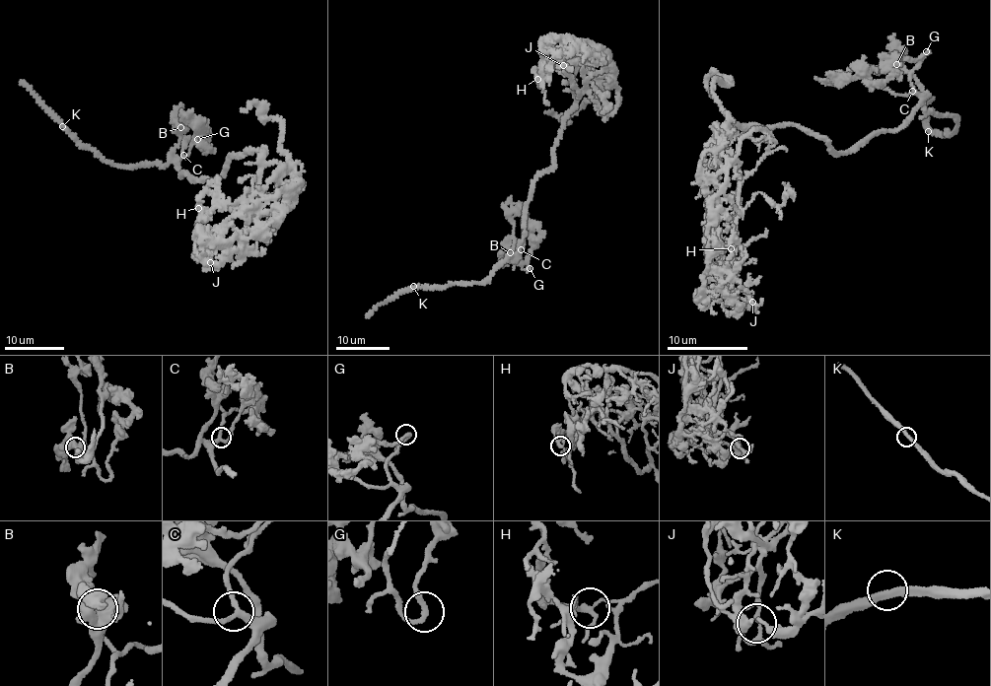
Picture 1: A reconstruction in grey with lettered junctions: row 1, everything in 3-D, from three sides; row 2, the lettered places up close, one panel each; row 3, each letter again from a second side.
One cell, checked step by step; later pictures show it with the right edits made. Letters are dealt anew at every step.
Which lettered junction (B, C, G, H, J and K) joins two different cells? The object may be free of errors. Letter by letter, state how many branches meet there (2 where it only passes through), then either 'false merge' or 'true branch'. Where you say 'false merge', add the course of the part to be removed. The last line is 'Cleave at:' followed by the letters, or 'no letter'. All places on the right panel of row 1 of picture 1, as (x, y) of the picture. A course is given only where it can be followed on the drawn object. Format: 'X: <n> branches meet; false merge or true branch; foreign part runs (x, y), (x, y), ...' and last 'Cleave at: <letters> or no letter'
B: 4 branches meet; true branch
C: 3 branches meet; true branch
G: 2 branches meet; true branch
H: 4 branches meet; false merge; foreign part runs (731, 248), (704, 234), (706, 148), (763, 129), (714, 199), (697, 299), (727, 310)
J: 4 branches meet; true branch
K: 2 branches meet; true branch
Cleave at: H

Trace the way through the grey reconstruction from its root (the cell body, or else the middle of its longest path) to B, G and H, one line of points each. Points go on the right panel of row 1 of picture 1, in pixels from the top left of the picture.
B: (837, 153), (849, 152), (878, 131), (895, 131), (919, 103), (925, 94), (896, 64)
G: (837, 153), (849, 152), (878, 131), (895, 131), (905, 124), (921, 101), (911, 71), (926, 51)
H: (837, 153), (795, 124), (727, 124), (717, 142), (740, 216), (704, 231), (731, 248)

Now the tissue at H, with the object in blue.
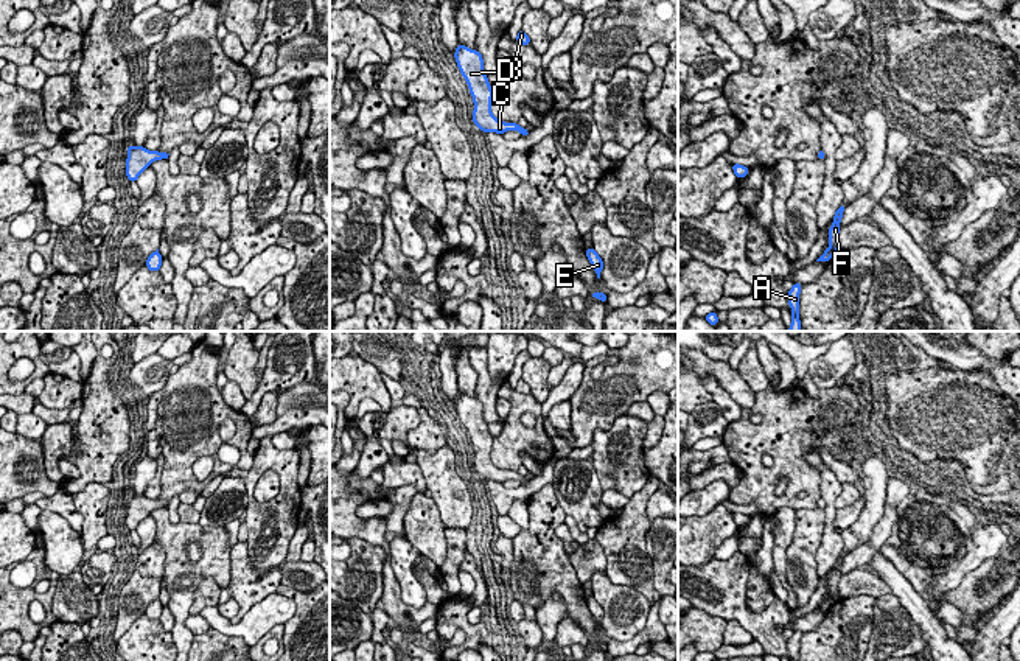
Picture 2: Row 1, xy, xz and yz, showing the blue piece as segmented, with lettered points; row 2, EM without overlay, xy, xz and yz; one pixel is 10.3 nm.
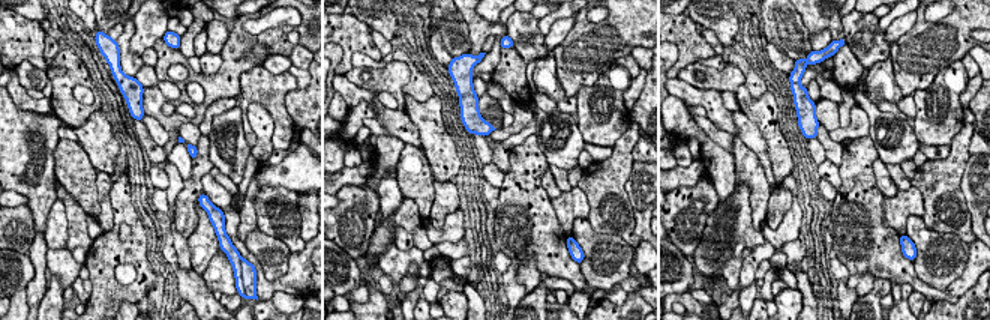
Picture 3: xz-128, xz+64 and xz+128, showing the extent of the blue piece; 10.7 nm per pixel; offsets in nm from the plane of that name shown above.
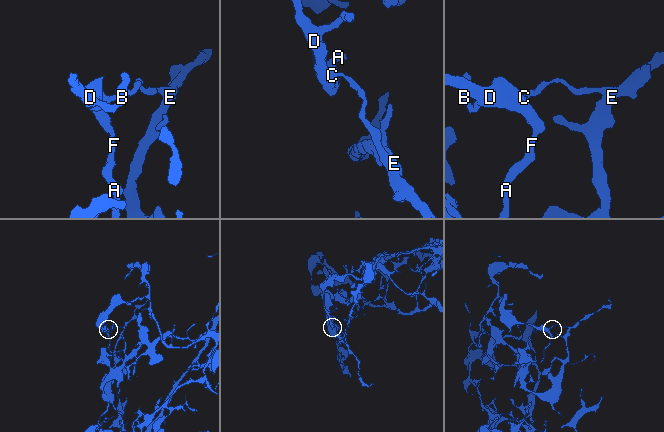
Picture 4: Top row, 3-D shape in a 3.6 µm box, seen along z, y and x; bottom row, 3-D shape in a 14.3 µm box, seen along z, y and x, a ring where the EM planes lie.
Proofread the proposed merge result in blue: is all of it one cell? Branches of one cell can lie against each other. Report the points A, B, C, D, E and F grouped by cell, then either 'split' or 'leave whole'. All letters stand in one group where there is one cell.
A B C D F / E | split

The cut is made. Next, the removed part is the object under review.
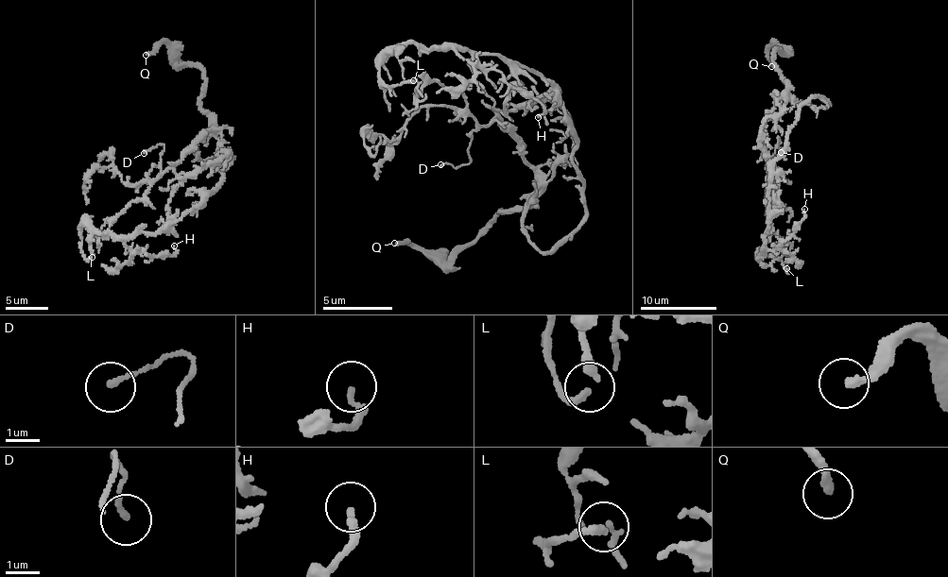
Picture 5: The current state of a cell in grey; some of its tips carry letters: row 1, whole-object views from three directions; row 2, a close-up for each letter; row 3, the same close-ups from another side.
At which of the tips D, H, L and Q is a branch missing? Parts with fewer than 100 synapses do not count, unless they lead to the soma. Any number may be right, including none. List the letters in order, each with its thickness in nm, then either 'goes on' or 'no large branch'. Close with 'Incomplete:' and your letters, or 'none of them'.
D: 150 nm thick; no large branch
H: 180 nm thick; no large branch
L: 170 nm thick; no large branch
Q: 240 nm thick; goes on
Incomplete: Q

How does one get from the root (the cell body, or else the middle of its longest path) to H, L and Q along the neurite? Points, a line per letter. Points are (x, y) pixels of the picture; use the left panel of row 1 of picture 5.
H: (219, 157), (232, 160), (216, 191), (154, 233), (135, 230), (125, 243), (150, 256), (174, 254), (174, 246)
L: (219, 157), (232, 160), (221, 172), (220, 187), (154, 233), (126, 237), (82, 226), (81, 249), (92, 257)
Q: (219, 157), (201, 161), (196, 153), (209, 127), (199, 100), (204, 72), (177, 65), (163, 42), (146, 55)

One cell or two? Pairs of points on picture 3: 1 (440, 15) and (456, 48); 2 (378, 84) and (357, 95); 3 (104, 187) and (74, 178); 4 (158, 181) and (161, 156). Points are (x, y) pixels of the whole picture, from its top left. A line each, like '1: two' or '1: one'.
1: one
2: two
3: two
4: two

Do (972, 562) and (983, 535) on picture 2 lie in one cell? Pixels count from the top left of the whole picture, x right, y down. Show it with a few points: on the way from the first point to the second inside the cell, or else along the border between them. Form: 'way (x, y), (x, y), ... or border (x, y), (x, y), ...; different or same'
way (972, 556), (977, 542); same

